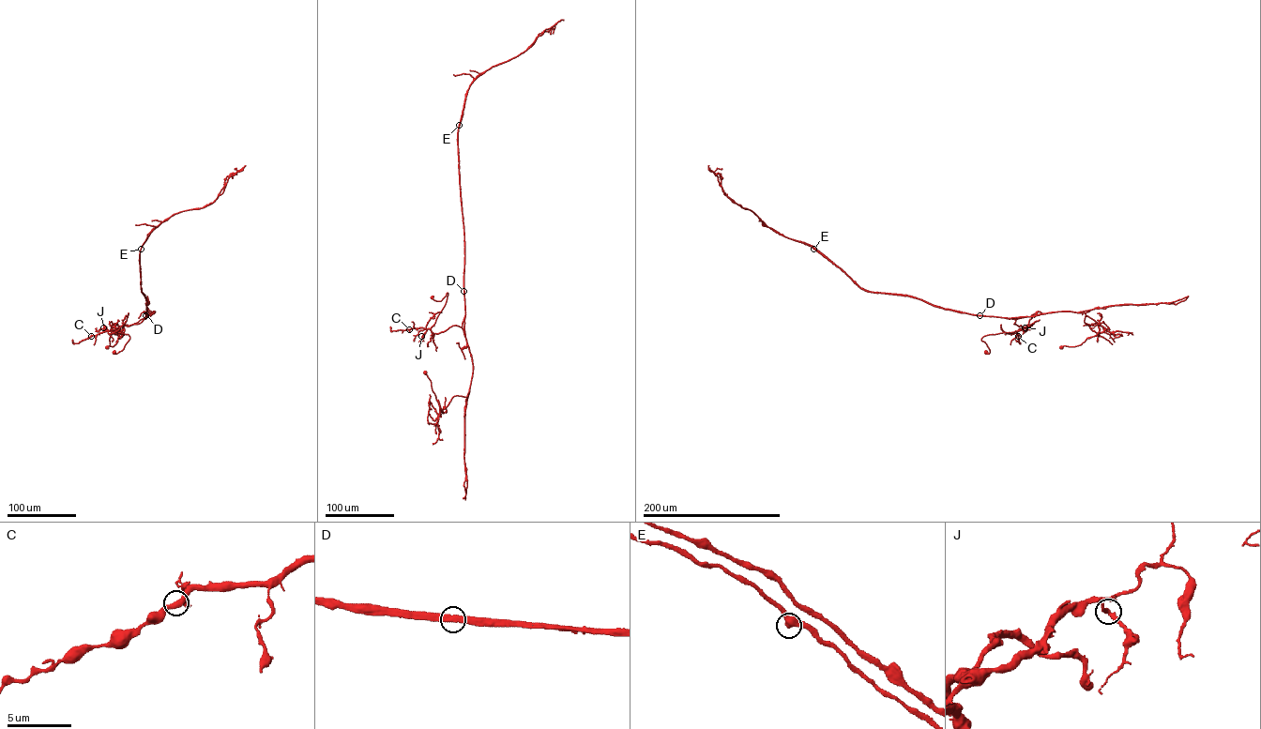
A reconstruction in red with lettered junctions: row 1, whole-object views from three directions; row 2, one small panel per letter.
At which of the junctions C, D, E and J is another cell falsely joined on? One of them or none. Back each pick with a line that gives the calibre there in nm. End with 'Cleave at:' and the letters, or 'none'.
D: 400 nm thick
Cleave at: D

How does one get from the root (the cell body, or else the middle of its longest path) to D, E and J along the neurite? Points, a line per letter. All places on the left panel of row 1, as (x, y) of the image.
D: (113, 352), (121, 351), (129, 337), (112, 331), (123, 325), (139, 324), (145, 315)
E: (113, 352), (121, 351), (129, 337), (112, 331), (147, 317), (141, 288), (141, 249)
J: (113, 352), (121, 351), (129, 337), (103, 327)

